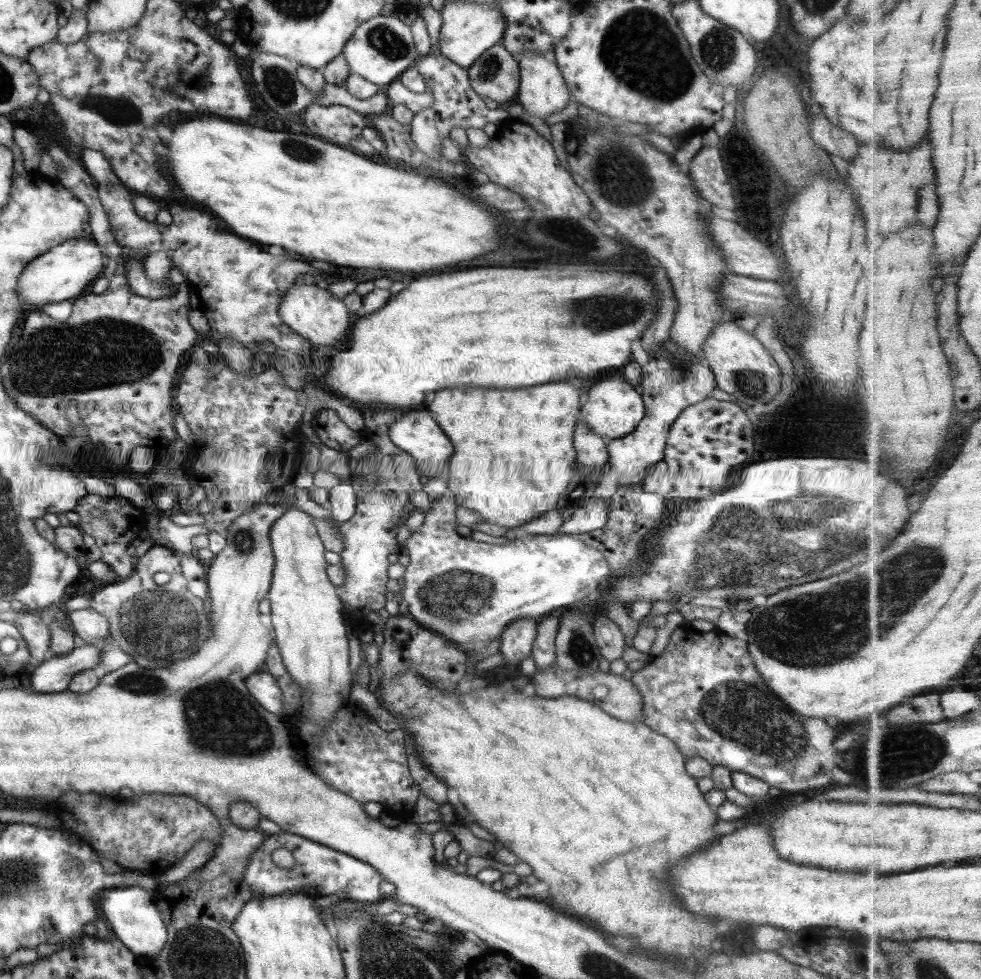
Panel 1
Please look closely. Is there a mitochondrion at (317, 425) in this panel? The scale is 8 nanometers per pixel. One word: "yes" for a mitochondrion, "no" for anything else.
no

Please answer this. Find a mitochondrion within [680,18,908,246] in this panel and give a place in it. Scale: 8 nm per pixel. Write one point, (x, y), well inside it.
(718, 48)

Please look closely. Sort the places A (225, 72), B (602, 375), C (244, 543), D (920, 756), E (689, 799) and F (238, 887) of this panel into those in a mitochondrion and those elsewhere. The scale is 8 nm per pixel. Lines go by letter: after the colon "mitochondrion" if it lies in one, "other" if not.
A: other
B: other
C: mitochondrion
D: mitochondrion
E: other
F: other

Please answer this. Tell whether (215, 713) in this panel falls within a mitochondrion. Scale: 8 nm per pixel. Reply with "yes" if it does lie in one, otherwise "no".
yes

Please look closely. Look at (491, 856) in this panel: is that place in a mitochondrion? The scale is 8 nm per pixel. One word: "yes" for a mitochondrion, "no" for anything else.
no

